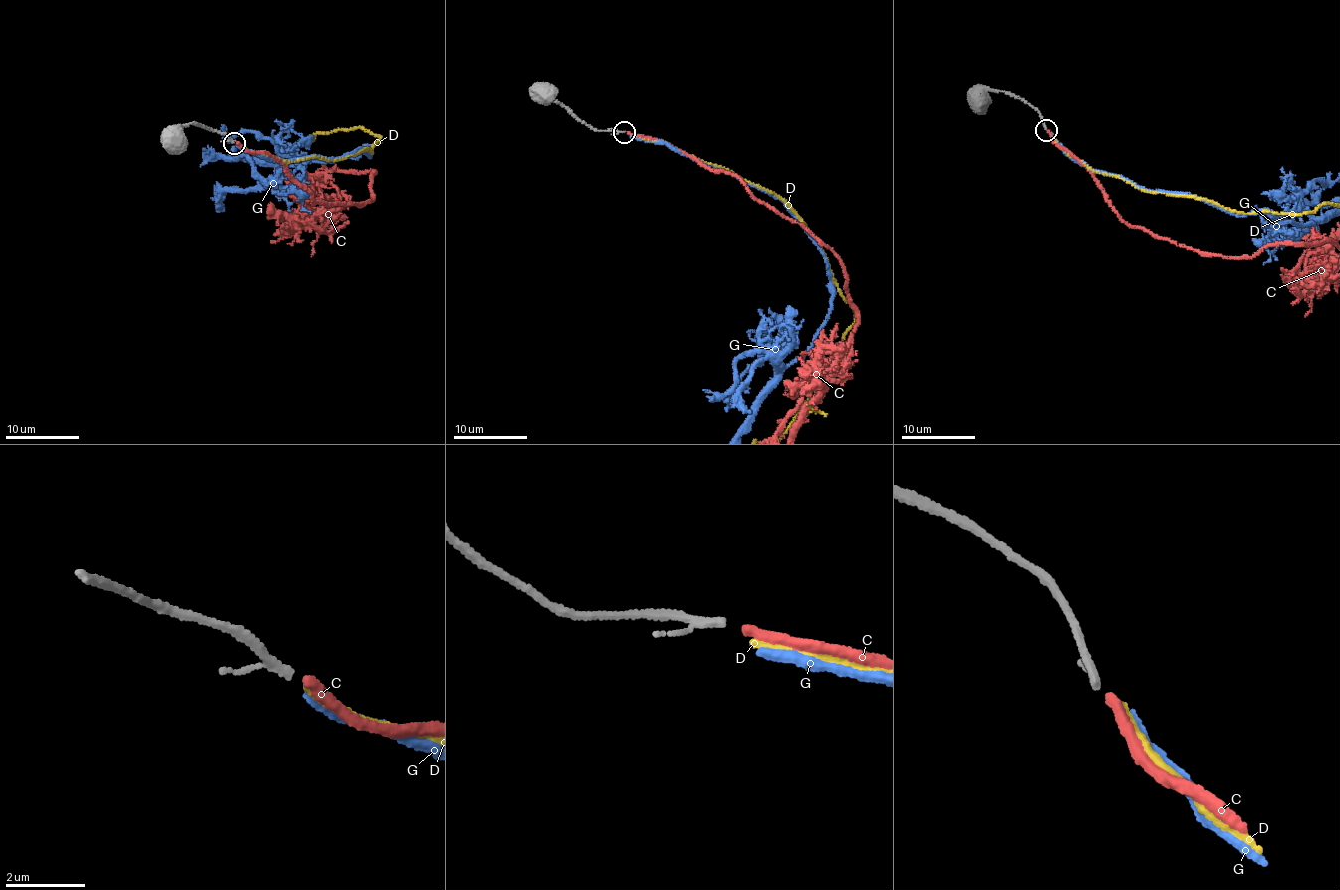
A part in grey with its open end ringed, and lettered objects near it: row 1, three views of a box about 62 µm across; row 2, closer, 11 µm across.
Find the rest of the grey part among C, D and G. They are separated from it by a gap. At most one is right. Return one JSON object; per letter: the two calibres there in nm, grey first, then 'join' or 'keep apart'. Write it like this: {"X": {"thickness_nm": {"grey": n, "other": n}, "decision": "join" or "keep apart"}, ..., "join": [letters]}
{"C": {"thickness_nm": {"grey": 160, "other": 280}, "decision": "keep apart"}, "D": {"thickness_nm": {"grey": 160, "other": 200}, "decision": "join"}, "G": {"thickness_nm": {"grey": 160, "other": 280}, "decision": "keep apart"}, "join": ["D"]}

